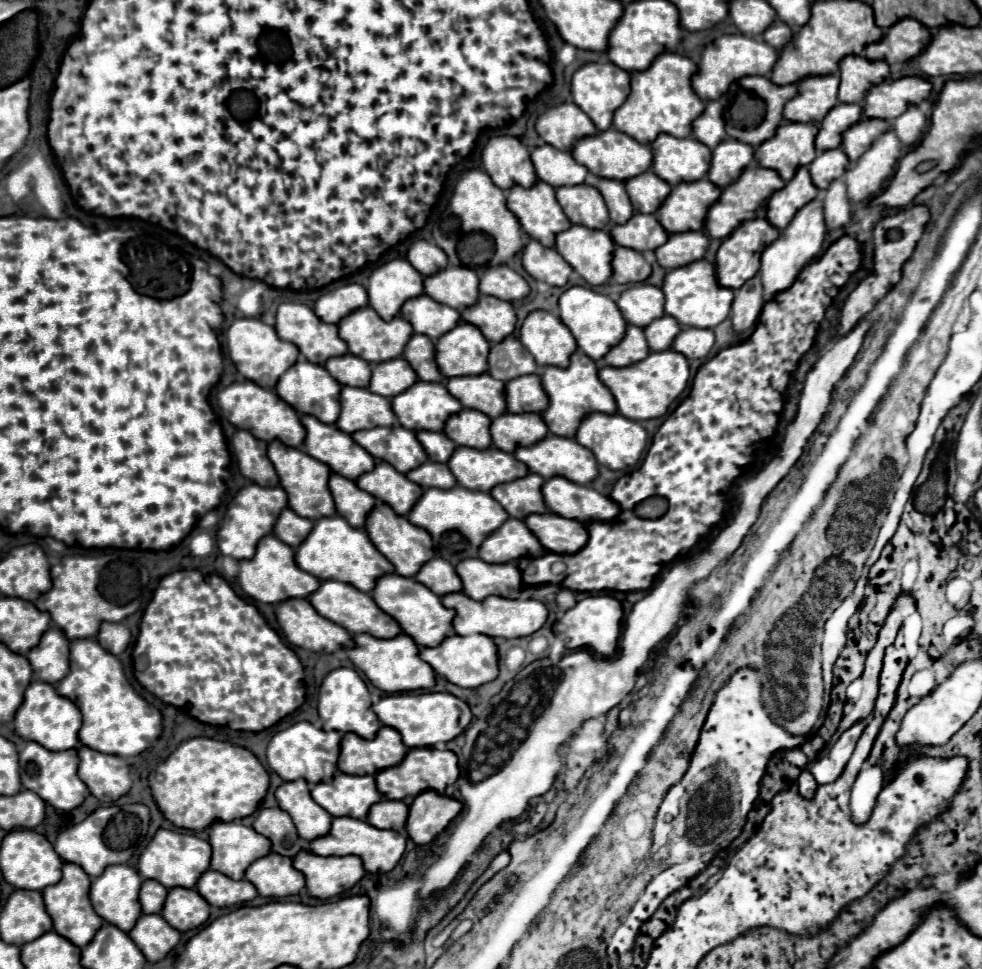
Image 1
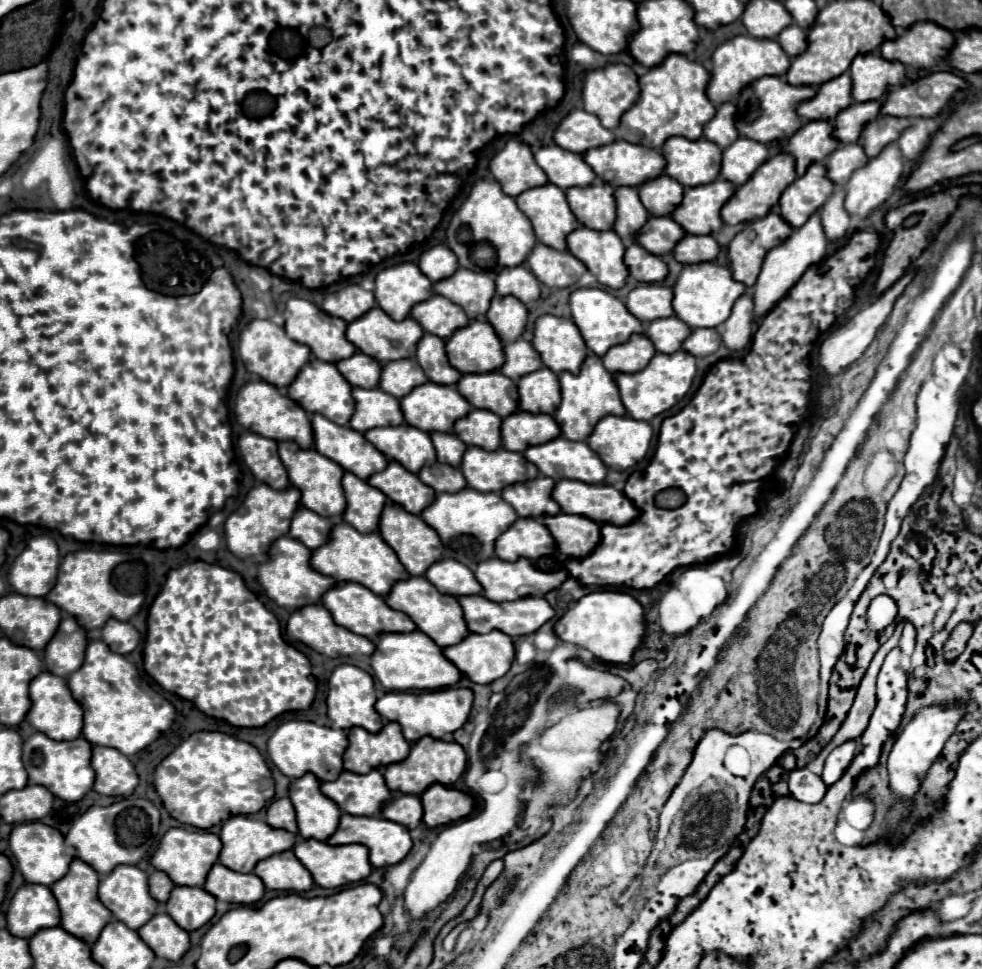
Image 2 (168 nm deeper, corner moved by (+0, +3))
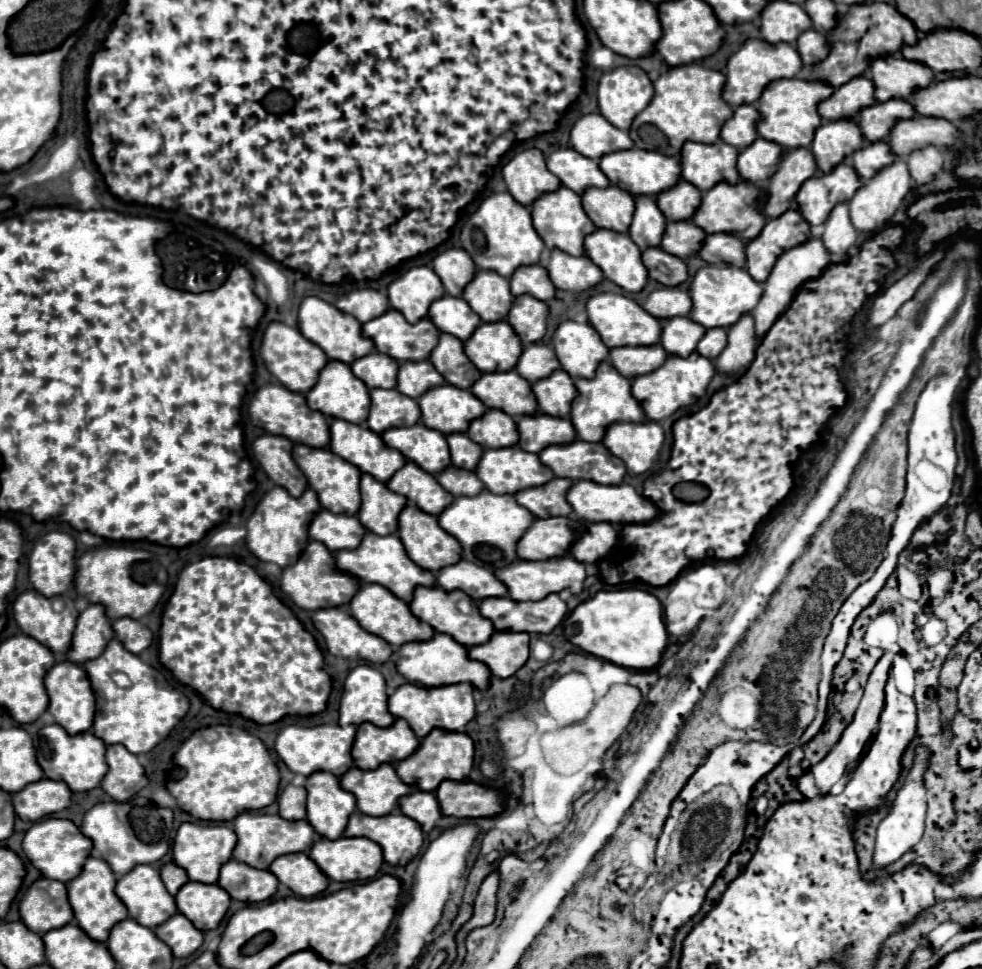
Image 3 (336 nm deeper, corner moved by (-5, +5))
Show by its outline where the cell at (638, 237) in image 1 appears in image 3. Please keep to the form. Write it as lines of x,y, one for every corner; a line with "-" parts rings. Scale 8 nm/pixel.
679,221
679,223
667,223
661,247
675,255
675,257
689,257
689,255
697,255
701,249
701,243
705,241
707,233
701,231
701,227
697,227
691,221

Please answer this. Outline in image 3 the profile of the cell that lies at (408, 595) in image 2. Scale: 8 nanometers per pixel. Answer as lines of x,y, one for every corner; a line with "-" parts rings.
417,587
415,589
415,597
409,603
409,607
411,607
411,613
415,617
419,617
421,621
429,623
437,633
447,633
457,643
461,643
465,647
483,645
495,633
493,623
479,613
477,603
463,591
451,591
449,593
449,591
443,591
441,587

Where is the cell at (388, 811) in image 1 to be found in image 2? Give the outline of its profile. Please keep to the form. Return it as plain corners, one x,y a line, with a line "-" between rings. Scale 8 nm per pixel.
396,795
394,799
382,805
382,817
388,821
400,821
400,825
414,829
422,821
422,803
414,795

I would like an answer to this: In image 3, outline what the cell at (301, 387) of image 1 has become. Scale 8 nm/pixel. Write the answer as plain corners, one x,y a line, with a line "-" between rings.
329,361
323,371
319,373
317,385
305,393
309,407
313,407
315,411
321,411
323,415
335,417
335,419
345,419
349,423
357,423
357,425
365,425
367,423
367,415
369,415
369,389
367,385
357,379
351,371
351,367
347,363
341,361

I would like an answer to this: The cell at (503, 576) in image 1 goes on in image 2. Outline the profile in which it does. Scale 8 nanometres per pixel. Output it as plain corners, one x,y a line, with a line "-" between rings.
490,557
486,561
480,561
474,569
476,581
482,585
482,593
490,601
514,601
528,595
546,595
548,591
560,587
560,583
568,577
566,569
552,569
552,571
540,571
530,559
518,559
518,561
500,561
496,557

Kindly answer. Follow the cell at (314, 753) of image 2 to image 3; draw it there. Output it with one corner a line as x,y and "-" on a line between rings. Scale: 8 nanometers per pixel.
319,725
319,727
285,727
275,741
275,751
283,759
283,763
299,775
309,777
317,771
329,771
341,777
353,765
351,745
355,739
355,727
339,727
339,725

